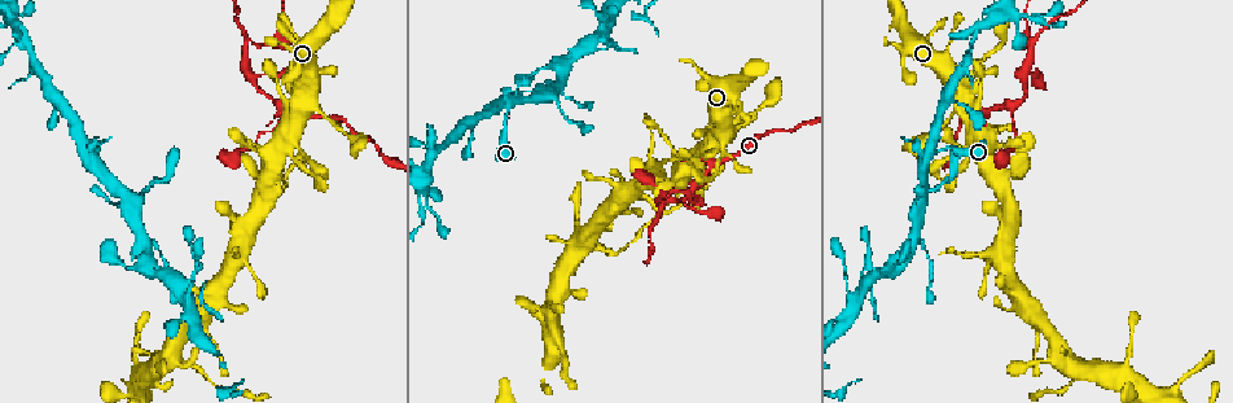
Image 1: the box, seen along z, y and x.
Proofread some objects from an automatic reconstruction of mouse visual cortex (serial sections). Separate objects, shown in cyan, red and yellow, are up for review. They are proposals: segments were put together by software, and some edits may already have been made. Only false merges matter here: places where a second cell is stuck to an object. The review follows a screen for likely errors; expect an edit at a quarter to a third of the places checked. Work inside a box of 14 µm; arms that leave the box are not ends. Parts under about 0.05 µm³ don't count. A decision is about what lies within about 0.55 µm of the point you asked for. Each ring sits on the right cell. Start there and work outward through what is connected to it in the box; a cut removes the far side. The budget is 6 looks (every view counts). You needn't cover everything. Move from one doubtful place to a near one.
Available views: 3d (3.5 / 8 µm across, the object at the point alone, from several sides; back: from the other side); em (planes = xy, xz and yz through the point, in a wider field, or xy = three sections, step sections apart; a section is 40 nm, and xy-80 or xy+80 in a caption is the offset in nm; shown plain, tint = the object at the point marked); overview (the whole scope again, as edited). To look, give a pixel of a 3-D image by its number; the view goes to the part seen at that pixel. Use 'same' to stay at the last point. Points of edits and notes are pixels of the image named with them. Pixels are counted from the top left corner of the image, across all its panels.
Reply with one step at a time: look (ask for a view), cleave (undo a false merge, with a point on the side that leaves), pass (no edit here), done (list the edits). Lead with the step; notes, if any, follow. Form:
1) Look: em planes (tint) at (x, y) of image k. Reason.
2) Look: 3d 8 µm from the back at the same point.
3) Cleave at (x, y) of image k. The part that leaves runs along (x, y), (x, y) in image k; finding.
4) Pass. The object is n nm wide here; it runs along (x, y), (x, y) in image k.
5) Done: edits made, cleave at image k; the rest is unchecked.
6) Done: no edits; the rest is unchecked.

Look: 3d 3.5 µm at (95, 151) of image 1. Branch point.

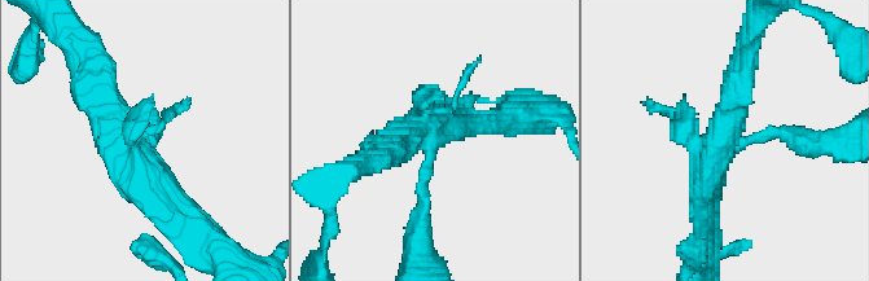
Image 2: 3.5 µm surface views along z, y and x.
Look: em xy step 5 (tint) at (431, 147) of image 2.

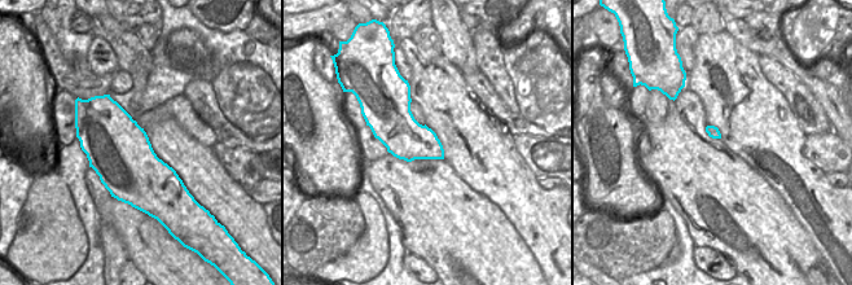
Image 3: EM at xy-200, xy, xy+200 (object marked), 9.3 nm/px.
Pass. One cell here.

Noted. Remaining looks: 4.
Look: 3d 3.5 µm at (974, 75) of image 1. Thick turns thin.

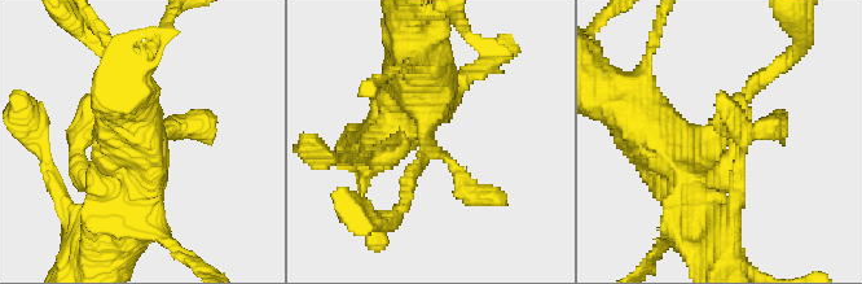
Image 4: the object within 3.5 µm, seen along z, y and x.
Look: em xy step 3 (tint) at (428, 140) of image 4. Now the EM.

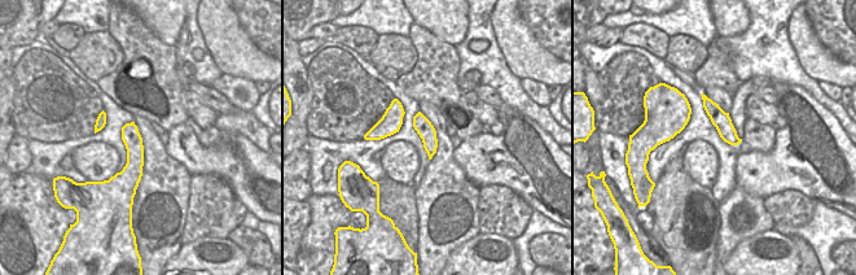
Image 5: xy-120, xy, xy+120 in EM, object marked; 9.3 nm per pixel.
Pass. All the same cell.

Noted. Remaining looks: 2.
Look: 3d 3.5 µm at (1010, 107) of image 1. Side arm on a straight run.

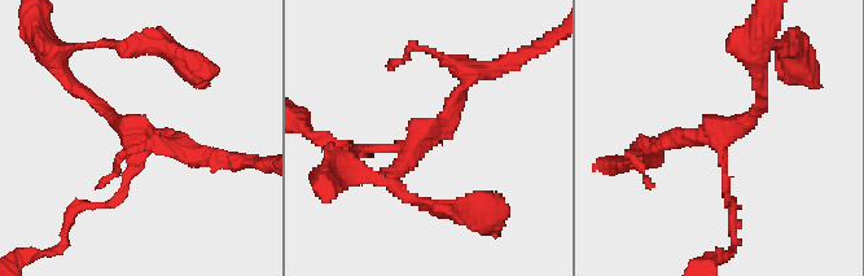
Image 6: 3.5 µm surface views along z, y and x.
Look: em xy step 1 (tint) at (430, 136) of image 6. 3 arms meet here; the arms are 100, 150, 200 nm wide; need the tissue.

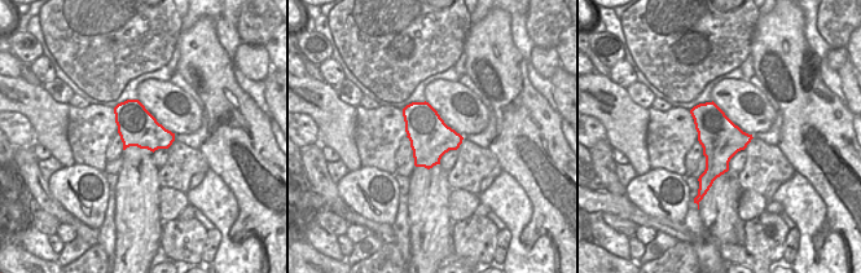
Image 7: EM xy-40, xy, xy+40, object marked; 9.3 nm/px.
Pass. It runs along (476, 73), (441, 128), (373, 175) in image 6; continuous, no second cell.

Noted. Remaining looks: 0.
Done: no edits; the rest is unchecked.

